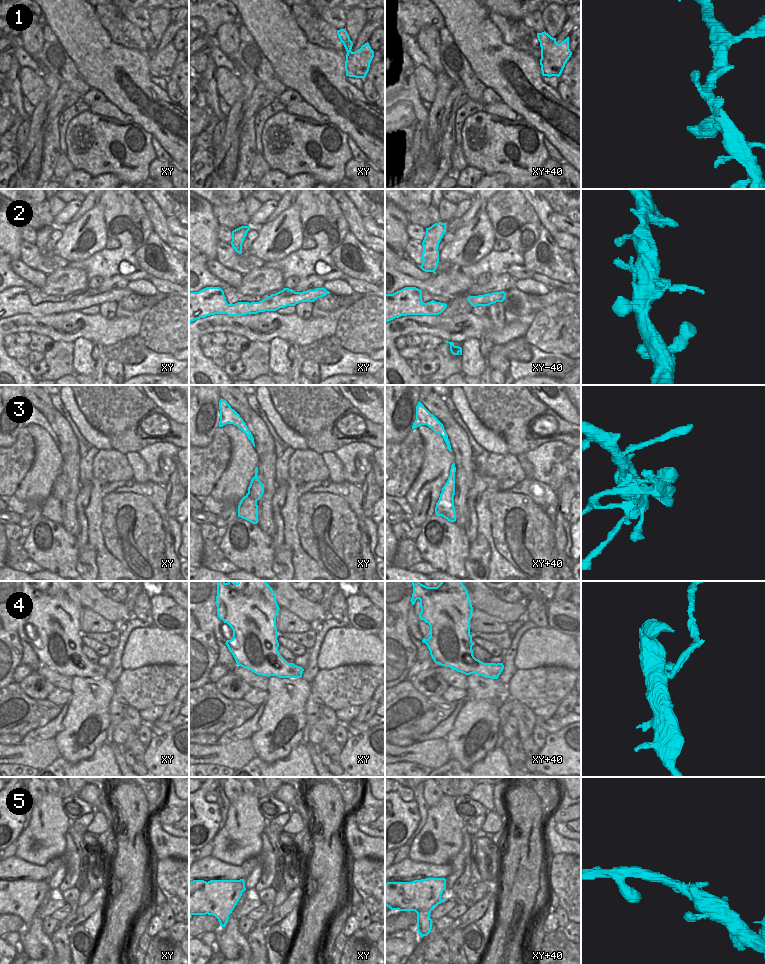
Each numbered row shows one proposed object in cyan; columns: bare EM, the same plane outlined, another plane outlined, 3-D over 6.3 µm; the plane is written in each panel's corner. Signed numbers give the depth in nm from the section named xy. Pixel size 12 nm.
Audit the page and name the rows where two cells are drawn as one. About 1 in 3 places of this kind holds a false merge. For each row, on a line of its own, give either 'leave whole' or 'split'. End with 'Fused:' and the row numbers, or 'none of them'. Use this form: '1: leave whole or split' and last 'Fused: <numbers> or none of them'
1: leave whole
2: leave whole
3: split
4: split
5: leave whole
Fused: 3, 4

